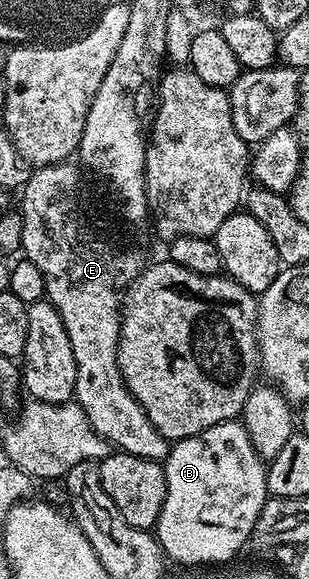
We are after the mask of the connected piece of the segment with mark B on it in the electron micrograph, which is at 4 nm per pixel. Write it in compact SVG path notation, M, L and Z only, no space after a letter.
M239 421L211 425L203 433L176 440L163 460L166 499L155 526L162 551L177 563L225 563L241 546L250 542L255 521L269 495L266 464L255 453L247 429Z

